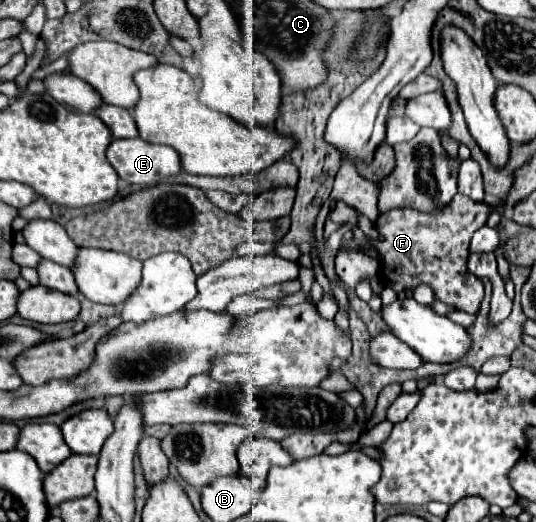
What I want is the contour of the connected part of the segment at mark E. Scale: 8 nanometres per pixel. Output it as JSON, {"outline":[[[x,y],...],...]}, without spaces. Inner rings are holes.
{"outline":[[[128,138],[128,140],[112,140],[112,144],[106,150],[106,158],[112,164],[112,168],[118,172],[120,180],[132,184],[132,186],[154,186],[162,182],[164,178],[182,172],[180,156],[176,156],[176,150],[168,146],[158,146],[144,142],[142,138]]]}

